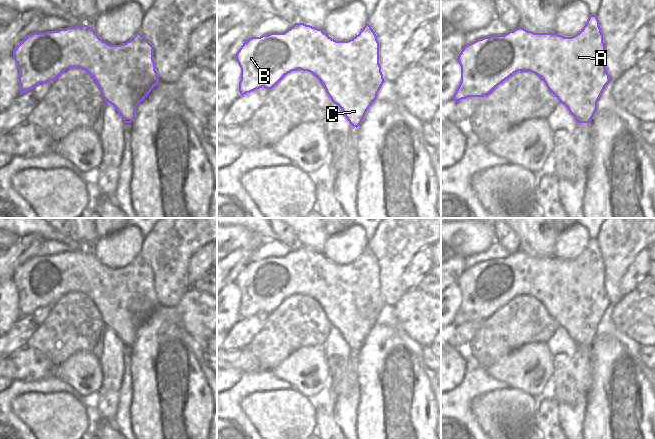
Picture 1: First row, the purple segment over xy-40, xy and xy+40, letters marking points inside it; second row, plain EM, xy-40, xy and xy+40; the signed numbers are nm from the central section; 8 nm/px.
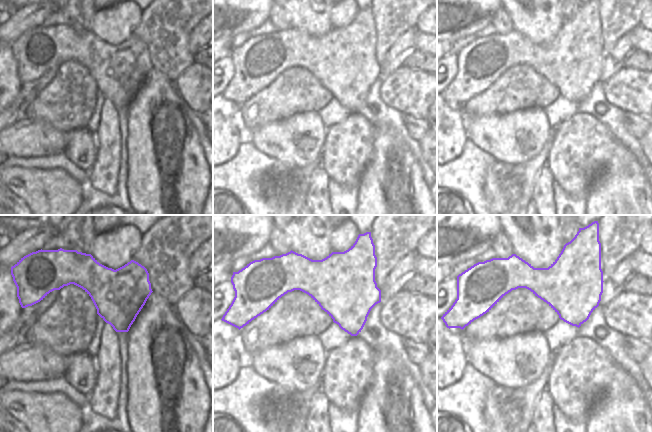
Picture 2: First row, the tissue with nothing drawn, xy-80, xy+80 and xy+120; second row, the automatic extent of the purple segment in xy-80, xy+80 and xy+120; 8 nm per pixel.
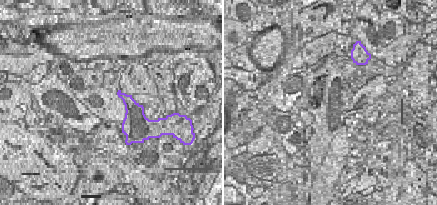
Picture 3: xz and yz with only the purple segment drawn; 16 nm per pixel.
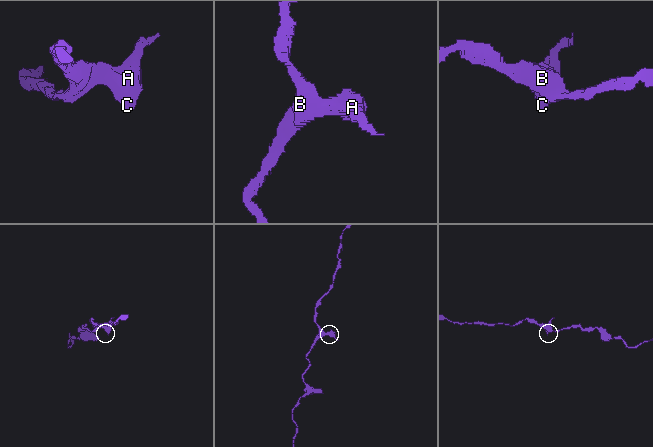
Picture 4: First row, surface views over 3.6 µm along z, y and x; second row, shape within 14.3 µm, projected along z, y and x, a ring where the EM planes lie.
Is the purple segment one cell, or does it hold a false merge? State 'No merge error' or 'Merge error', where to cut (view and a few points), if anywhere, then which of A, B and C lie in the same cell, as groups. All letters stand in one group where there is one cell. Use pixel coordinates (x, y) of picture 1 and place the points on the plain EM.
No merge error. No split. Groups: A B C.

